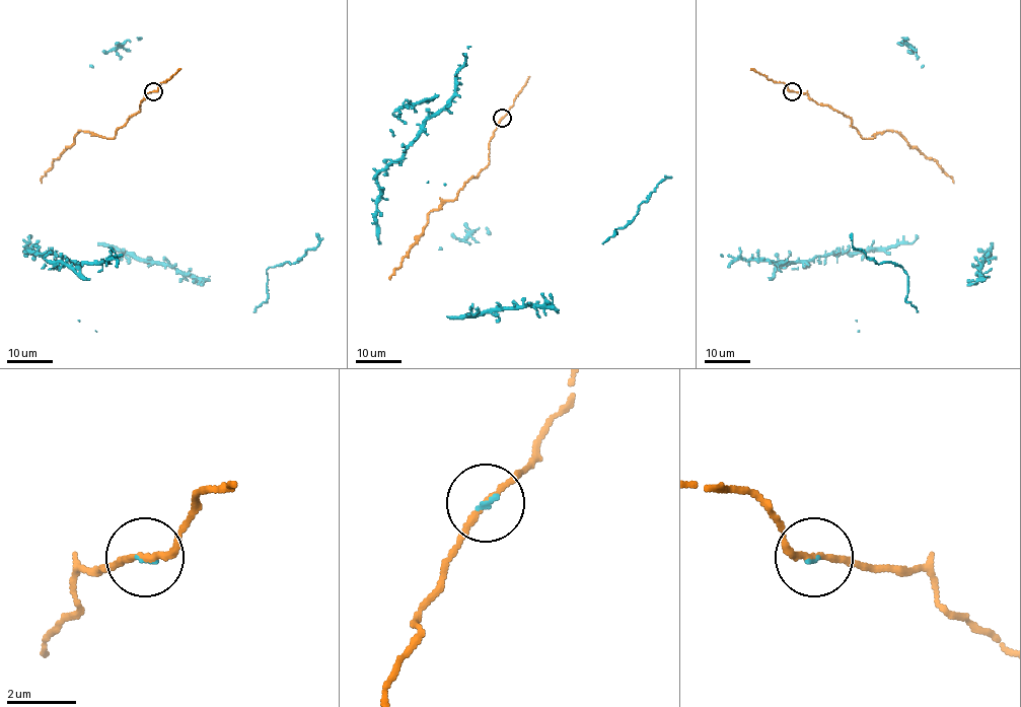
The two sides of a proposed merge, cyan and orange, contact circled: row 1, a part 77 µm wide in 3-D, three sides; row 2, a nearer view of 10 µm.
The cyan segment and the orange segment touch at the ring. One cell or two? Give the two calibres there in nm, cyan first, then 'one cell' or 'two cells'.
calibres 80 and 160 nm; one cell

